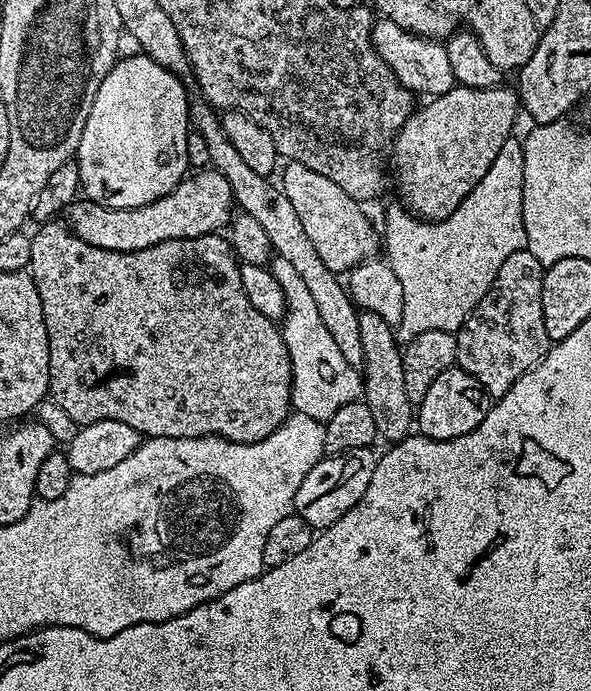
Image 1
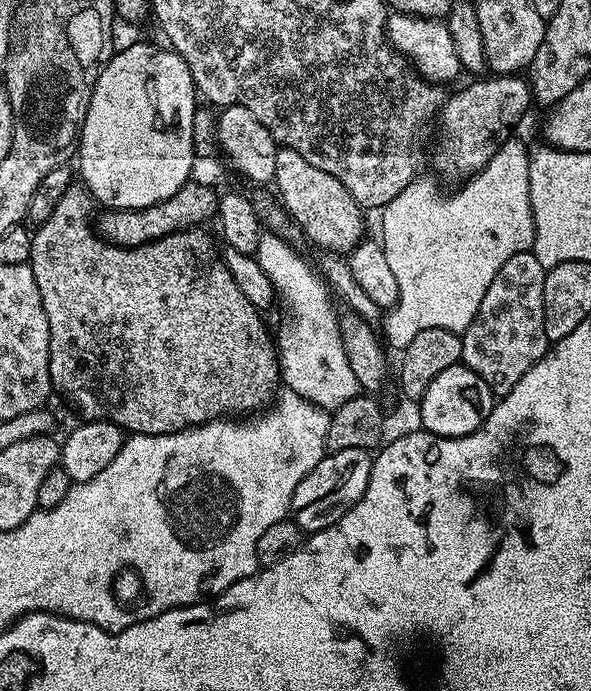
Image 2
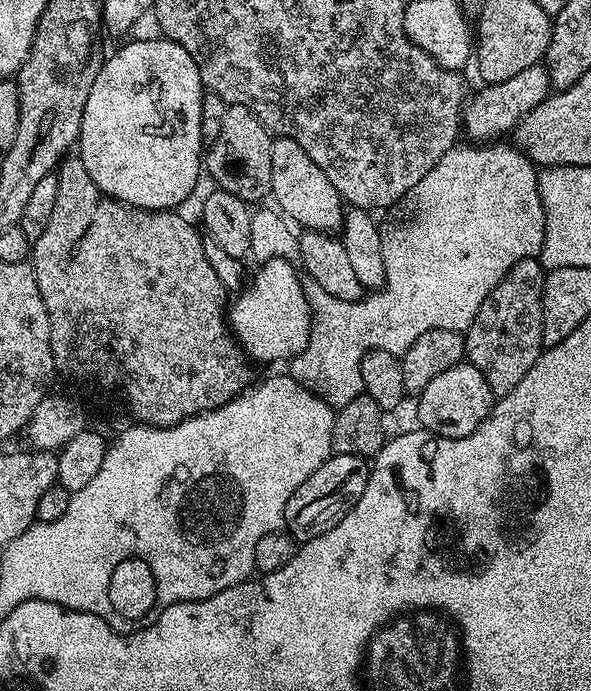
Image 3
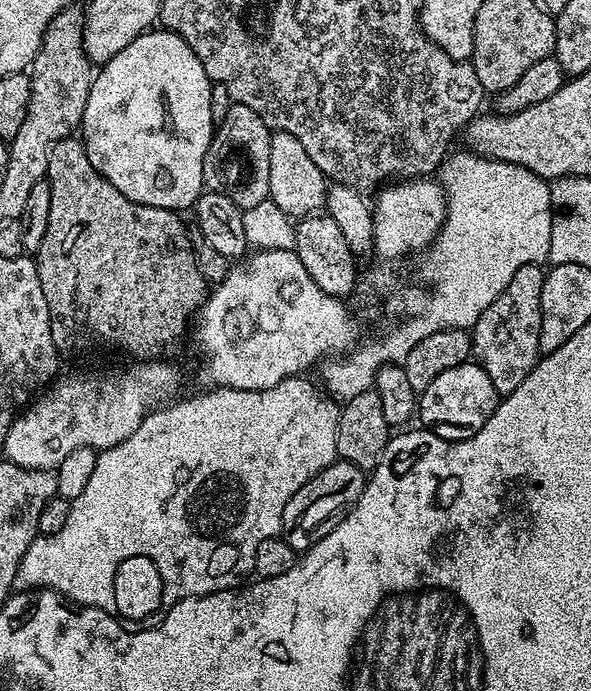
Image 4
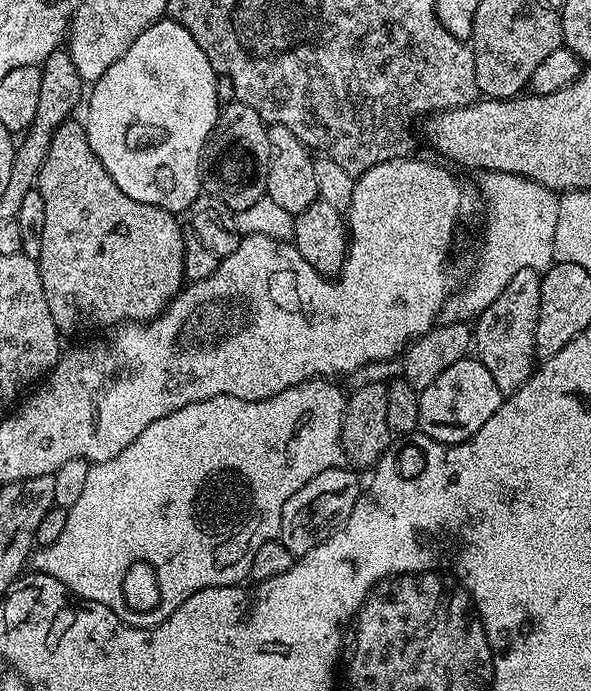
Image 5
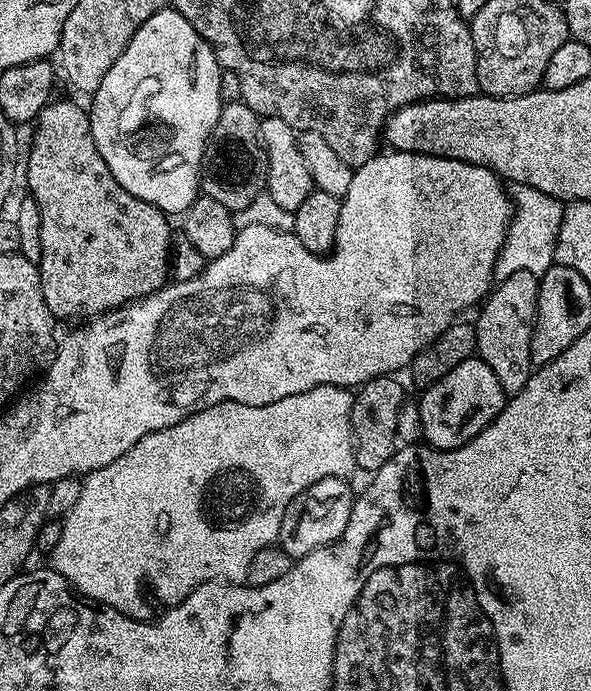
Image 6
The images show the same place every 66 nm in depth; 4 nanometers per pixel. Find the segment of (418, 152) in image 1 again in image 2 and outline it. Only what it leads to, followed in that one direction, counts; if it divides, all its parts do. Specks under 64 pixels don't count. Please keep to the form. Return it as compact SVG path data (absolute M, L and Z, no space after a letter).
M492 74L489 80L476 78L473 84L460 88L456 93L445 99L443 108L440 109L438 117L438 128L440 124L440 164L448 172L457 172L460 178L467 178L475 173L481 172L498 154L498 150L506 141L513 139L516 127L520 119L528 112L528 107L533 107L532 86L527 79L520 74Z

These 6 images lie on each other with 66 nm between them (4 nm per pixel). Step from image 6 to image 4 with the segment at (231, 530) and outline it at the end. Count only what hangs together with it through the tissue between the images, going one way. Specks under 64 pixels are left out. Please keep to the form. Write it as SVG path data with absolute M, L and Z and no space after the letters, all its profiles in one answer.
M303 375L291 376L278 382L278 386L270 386L261 392L216 386L211 389L213 392L204 392L201 396L190 397L189 400L180 398L149 412L142 426L138 426L138 430L134 430L134 434L130 434L126 442L118 442L118 446L105 448L97 455L94 474L90 474L90 482L86 482L82 494L78 494L78 498L72 501L70 518L66 518L66 526L62 526L58 534L37 535L34 543L28 548L28 555L20 559L20 565L16 570L16 584L28 590L53 588L68 600L73 600L75 604L101 608L106 610L106 614L116 617L118 608L116 602L112 602L110 594L114 588L114 572L124 562L140 560L142 566L138 570L138 584L142 588L152 588L152 620L156 624L160 624L166 613L180 600L237 587L245 579L243 576L252 572L258 542L280 532L286 502L290 502L290 498L294 498L294 494L298 494L298 490L302 490L302 486L306 486L310 478L326 470L326 466L335 464L338 459L336 439L341 405L333 400L323 387L316 385L315 388L310 381L304 379L308 378Z

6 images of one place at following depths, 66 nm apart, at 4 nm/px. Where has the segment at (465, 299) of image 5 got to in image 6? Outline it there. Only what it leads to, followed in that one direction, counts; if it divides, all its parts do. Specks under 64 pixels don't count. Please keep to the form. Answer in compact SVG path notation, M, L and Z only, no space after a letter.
M517 184L510 195L514 205L512 220L508 223L508 233L496 259L495 279L505 280L510 278L510 274L518 274L518 270L526 270L539 278L555 261L556 239L562 226L565 205L542 190L534 190L534 186Z

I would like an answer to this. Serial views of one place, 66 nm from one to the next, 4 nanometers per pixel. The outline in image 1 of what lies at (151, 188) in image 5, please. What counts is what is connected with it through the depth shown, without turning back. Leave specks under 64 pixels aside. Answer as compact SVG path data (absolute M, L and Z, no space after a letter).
M135 55L117 59L110 74L102 78L102 86L98 86L98 94L94 94L94 106L90 106L90 118L86 118L74 157L80 171L81 193L87 199L111 208L146 206L146 202L170 194L190 168L186 154L190 99L184 89L185 81L148 56Z

